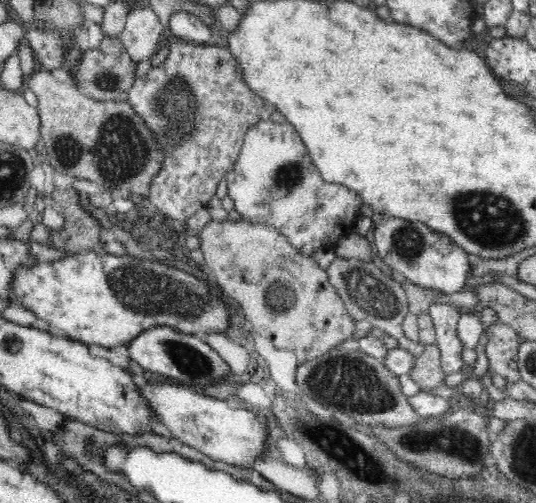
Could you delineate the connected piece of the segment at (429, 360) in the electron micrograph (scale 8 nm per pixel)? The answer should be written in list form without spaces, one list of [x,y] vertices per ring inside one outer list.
[[[429,344],[424,352],[415,358],[412,370],[408,372],[414,383],[421,389],[432,389],[441,386],[446,373],[440,366],[441,352],[437,344]]]

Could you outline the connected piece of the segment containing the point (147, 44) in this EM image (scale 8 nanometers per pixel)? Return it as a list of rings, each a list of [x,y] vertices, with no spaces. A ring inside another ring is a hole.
[[[151,5],[145,8],[138,6],[129,11],[126,26],[120,34],[120,43],[123,44],[127,58],[130,58],[133,66],[154,54],[163,26]]]

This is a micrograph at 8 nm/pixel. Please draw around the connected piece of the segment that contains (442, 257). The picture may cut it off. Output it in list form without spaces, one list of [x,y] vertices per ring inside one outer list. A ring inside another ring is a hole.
[[[385,216],[384,220],[375,226],[374,240],[383,262],[414,284],[444,294],[460,292],[468,284],[472,268],[470,255],[454,244],[454,240],[446,240],[446,235],[440,236],[424,223]]]

